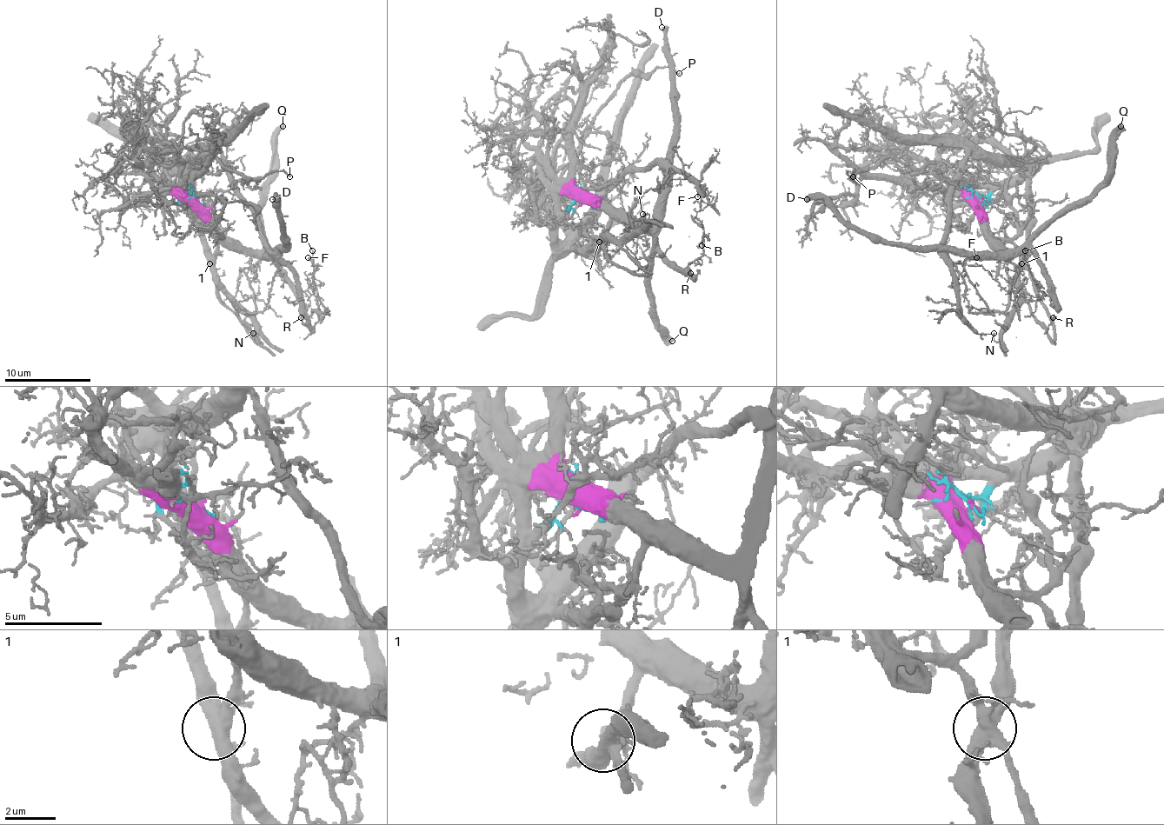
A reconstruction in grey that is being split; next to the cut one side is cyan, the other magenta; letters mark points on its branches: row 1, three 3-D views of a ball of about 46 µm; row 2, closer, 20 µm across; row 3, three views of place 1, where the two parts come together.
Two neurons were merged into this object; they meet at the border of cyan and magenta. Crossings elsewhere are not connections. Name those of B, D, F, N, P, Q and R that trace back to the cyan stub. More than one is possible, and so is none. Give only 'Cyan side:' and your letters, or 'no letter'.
Cyan side: N

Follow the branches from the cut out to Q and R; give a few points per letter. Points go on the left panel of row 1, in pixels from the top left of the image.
Q: (192, 201), (220, 229), (250, 250), (261, 250), (261, 192), (272, 170), (274, 136), (282, 125)
R: (192, 201), (220, 229), (252, 250), (268, 248), (272, 252), (302, 309), (300, 317)

